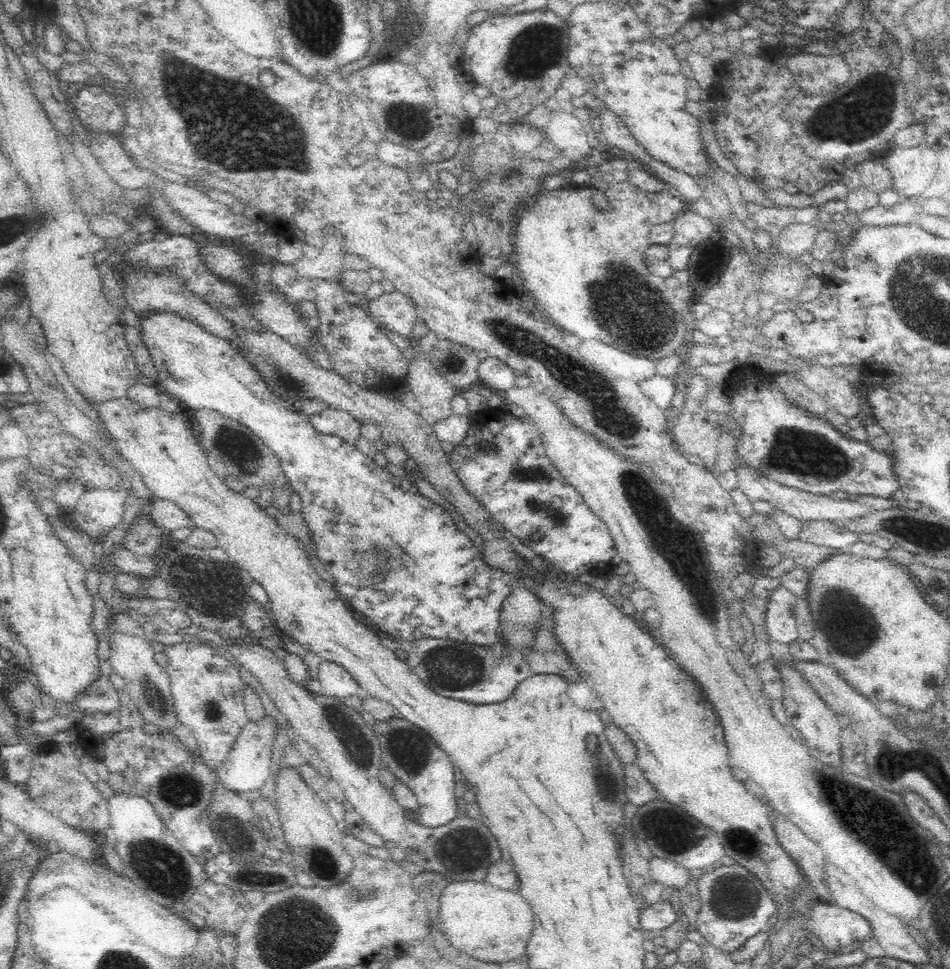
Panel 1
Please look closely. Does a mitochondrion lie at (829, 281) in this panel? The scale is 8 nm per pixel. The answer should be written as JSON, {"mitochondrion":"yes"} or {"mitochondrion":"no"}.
{"mitochondrion":"no"}

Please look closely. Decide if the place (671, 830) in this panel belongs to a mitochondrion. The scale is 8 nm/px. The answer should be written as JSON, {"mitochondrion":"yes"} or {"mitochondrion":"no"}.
{"mitochondrion":"yes"}

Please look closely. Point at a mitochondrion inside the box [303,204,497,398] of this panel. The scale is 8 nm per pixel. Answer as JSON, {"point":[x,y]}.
{"point":[450,363]}

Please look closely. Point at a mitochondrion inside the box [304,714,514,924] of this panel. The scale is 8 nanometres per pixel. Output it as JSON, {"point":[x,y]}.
{"point":[466,846]}

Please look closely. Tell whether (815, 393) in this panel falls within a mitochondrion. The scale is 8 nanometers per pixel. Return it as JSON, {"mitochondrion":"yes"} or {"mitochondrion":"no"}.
{"mitochondrion":"no"}

